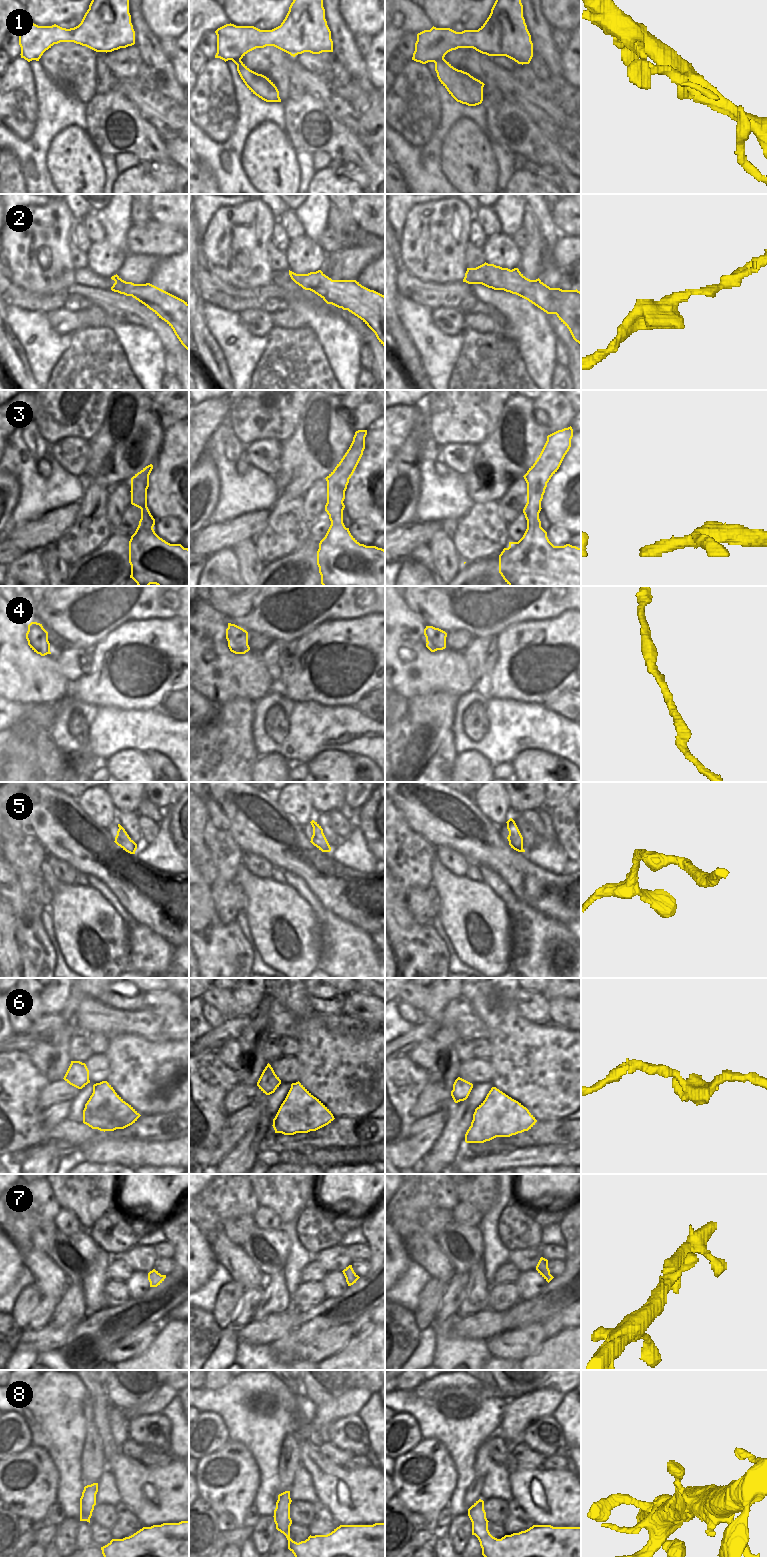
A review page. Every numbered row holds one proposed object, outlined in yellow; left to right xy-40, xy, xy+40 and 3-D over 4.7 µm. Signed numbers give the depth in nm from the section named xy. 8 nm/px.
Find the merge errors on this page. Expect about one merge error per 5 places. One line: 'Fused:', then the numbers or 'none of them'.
Fused: none of them

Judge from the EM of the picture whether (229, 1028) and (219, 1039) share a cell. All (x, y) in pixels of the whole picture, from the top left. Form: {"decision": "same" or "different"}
{"decision": "same"}

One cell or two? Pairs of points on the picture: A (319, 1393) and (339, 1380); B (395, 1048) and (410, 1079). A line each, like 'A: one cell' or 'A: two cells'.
A: one cell
B: two cells

